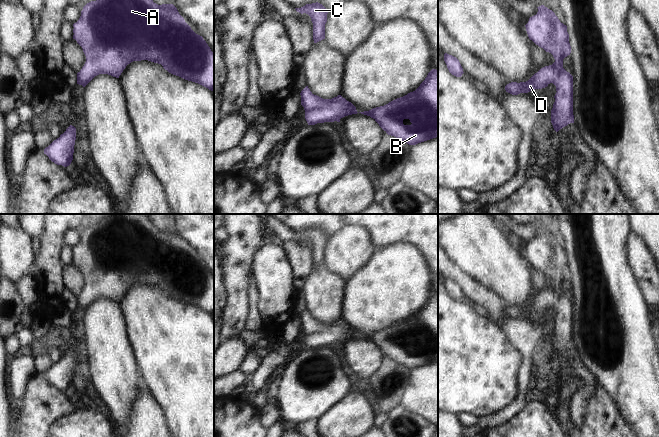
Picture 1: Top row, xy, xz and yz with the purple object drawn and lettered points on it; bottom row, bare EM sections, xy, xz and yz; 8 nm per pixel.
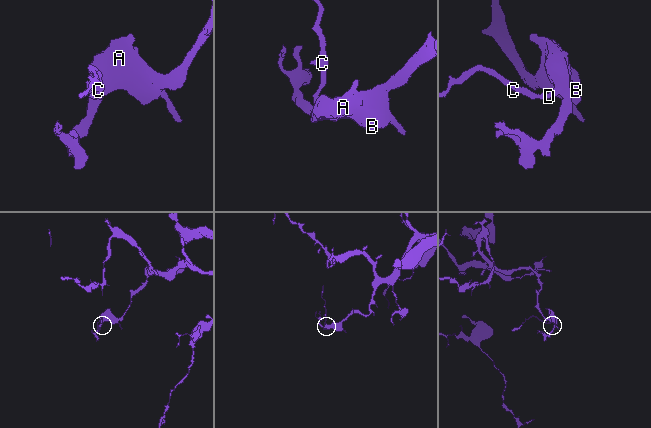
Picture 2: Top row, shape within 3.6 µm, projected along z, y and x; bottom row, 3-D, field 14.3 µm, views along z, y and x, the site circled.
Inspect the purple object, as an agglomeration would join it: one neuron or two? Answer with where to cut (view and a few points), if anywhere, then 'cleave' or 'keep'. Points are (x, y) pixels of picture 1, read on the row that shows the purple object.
no cut | keep

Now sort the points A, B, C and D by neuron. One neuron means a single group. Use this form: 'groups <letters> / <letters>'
groups A B C D

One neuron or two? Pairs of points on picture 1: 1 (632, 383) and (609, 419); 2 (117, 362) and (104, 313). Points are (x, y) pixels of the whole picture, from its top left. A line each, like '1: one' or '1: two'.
1: two
2: one

